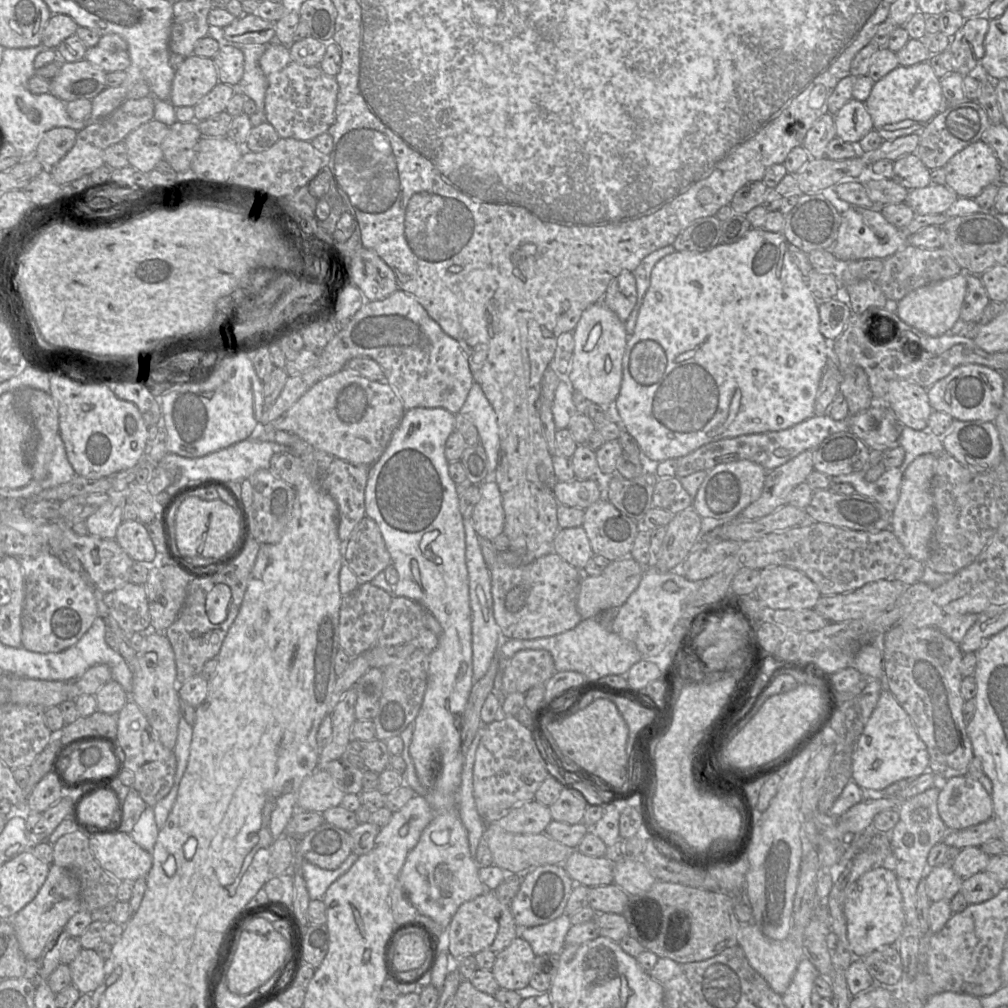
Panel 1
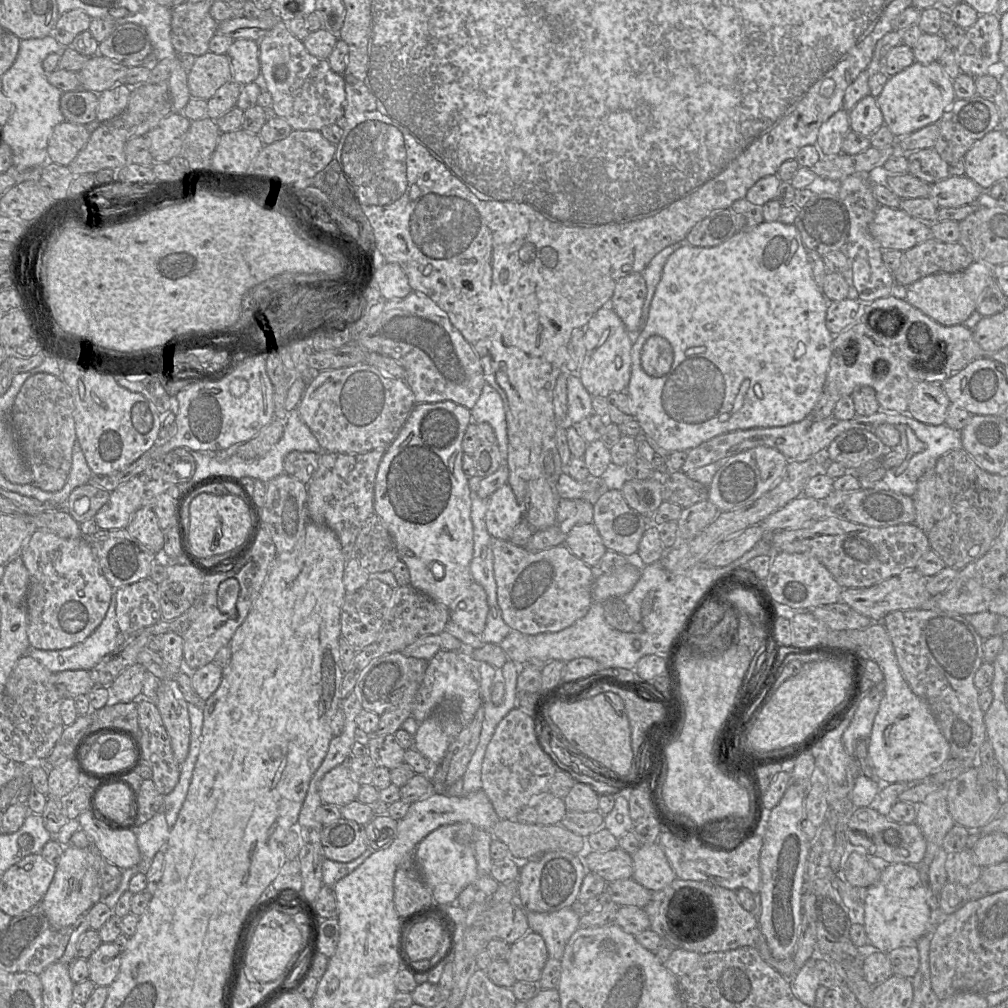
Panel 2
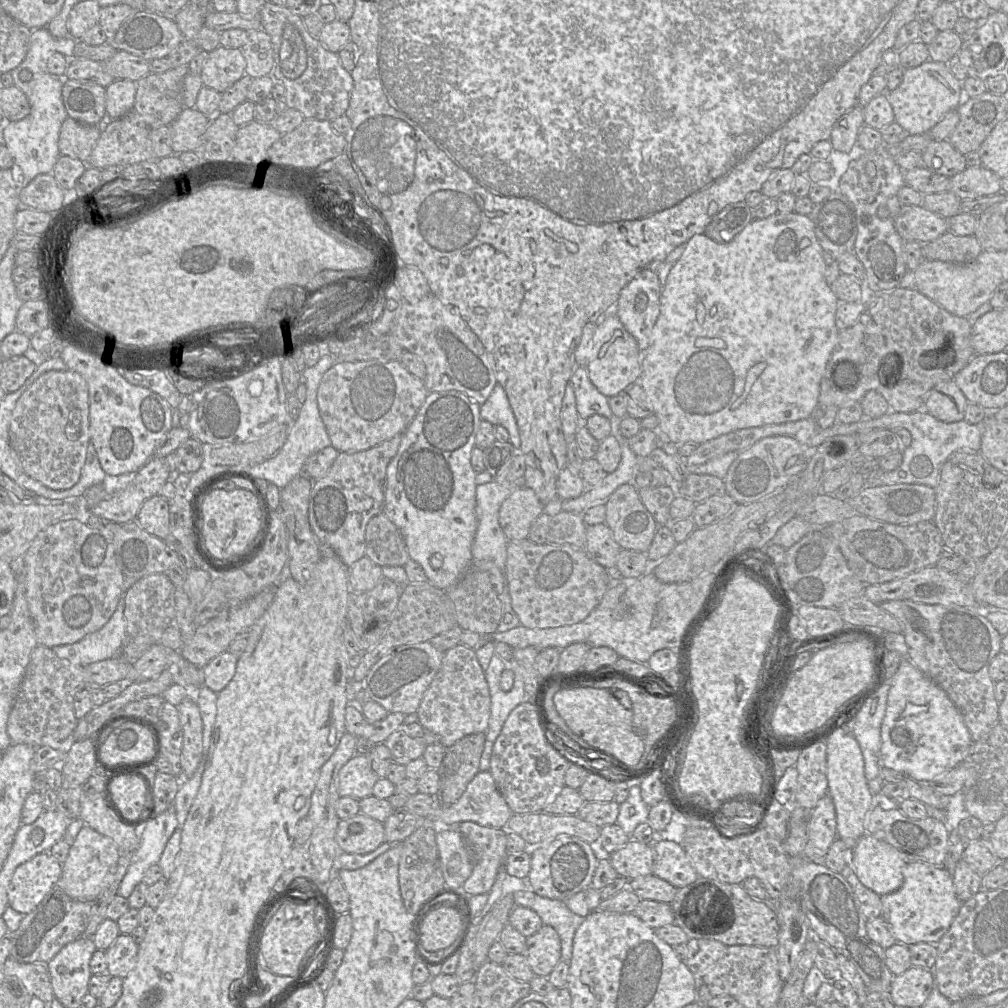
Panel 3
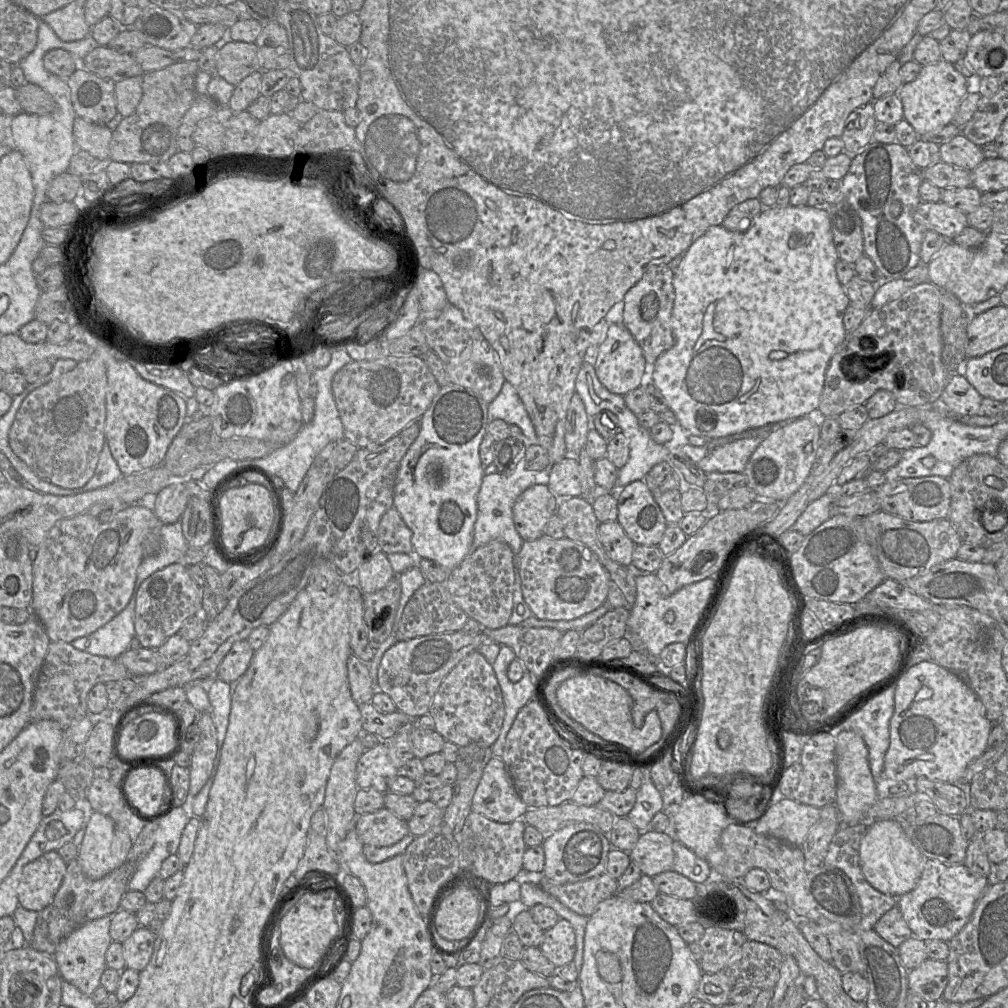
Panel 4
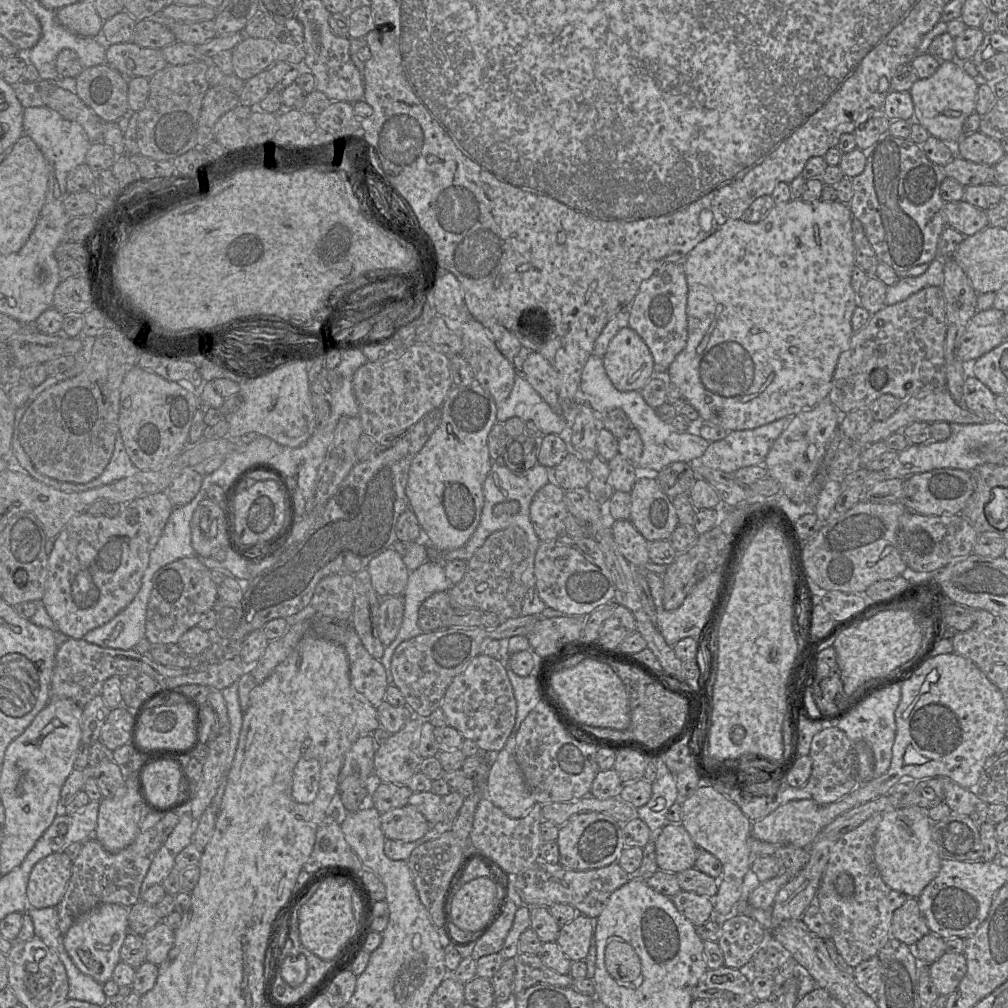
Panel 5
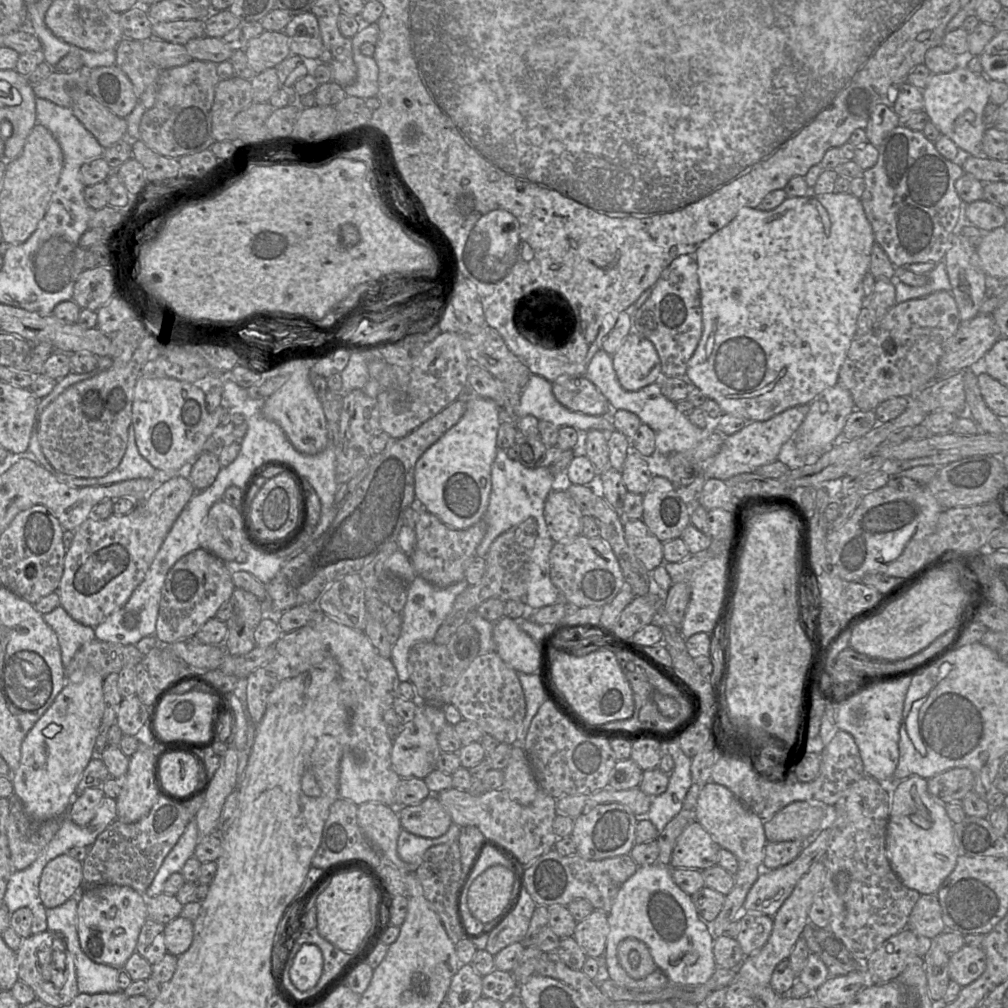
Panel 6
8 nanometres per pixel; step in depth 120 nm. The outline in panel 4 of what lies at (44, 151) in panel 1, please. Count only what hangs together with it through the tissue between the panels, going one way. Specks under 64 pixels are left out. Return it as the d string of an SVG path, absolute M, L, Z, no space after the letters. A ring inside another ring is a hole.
M76 116L73 123L73 137L77 149L87 151L102 162L110 161L112 130L105 124L93 123Z

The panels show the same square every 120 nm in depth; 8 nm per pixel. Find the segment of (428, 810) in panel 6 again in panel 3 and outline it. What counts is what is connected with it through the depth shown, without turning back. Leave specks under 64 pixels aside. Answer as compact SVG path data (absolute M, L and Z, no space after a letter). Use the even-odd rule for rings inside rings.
M361 813L341 819L336 831L336 841L343 853L370 853L385 843L383 823Z

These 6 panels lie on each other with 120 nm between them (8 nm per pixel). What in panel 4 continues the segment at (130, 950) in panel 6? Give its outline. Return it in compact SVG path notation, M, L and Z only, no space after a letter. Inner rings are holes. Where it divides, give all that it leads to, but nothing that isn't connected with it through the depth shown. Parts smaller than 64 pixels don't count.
M107 915L83 924L60 942L53 955L63 980L88 996L100 986L101 975L107 968L105 954L113 942L110 923L111 916Z

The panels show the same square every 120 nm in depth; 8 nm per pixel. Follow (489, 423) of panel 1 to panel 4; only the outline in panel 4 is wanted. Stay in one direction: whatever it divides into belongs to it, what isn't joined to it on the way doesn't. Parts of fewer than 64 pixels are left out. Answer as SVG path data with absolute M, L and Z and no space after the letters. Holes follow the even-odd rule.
M505 381L496 398L488 404L489 421L501 419L508 424L517 425L528 441L535 441L532 421L512 384Z

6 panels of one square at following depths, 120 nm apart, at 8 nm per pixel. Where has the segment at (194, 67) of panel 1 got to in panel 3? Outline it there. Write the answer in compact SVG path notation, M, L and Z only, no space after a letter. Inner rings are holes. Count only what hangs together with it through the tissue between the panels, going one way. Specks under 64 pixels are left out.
M219 46L209 52L200 77L205 87L223 93L245 74L246 60L241 49Z

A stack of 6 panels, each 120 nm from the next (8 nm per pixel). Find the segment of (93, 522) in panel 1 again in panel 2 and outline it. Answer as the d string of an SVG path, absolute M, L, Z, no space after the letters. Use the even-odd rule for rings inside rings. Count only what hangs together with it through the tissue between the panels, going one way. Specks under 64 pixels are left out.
M142 473L111 491L107 502L93 517L99 529L126 528L135 511L142 505L147 481L150 480Z

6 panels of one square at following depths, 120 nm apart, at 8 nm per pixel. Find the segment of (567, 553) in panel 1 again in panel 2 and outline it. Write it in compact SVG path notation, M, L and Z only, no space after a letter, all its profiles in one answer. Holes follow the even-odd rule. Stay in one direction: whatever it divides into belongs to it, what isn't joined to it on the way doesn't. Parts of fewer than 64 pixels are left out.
M594 523L567 526L564 545L590 567L596 567L607 551Z

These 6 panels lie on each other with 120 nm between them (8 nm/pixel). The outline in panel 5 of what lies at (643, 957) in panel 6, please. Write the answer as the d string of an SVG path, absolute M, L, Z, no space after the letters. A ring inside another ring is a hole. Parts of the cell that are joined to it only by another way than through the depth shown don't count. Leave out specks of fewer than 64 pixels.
M621 939L608 941L605 966L610 976L619 982L634 982L642 976L638 955L630 944Z

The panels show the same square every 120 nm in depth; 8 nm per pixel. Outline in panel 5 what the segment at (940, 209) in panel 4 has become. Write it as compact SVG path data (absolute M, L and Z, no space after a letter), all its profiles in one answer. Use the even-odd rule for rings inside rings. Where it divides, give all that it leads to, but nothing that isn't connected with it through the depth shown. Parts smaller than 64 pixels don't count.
M965 201L945 203L944 215L947 227L965 236L971 236L989 226L986 212Z

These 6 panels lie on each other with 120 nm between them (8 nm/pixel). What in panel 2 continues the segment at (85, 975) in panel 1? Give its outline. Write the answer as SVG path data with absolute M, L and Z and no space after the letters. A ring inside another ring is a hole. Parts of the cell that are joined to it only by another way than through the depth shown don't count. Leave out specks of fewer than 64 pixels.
M115 942L102 943L87 959L89 978L96 986L108 987L120 969L122 946Z

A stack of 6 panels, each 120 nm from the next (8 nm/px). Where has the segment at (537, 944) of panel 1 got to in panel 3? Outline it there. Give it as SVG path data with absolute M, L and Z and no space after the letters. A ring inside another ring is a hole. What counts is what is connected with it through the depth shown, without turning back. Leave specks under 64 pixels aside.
M532 890L515 892L512 897L514 906L533 910L541 918L543 925L555 929L561 942L561 961L569 963L574 935L584 918L571 912L563 901L539 896Z

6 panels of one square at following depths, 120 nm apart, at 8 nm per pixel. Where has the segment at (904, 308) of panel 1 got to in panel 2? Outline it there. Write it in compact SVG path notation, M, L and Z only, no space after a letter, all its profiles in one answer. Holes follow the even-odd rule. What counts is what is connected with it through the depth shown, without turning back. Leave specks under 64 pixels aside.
M974 261L966 269L959 272L939 273L923 277L907 287L905 300L944 326L962 324L976 311L976 305L983 290L991 282L995 282L997 268L998 266L992 264Z

